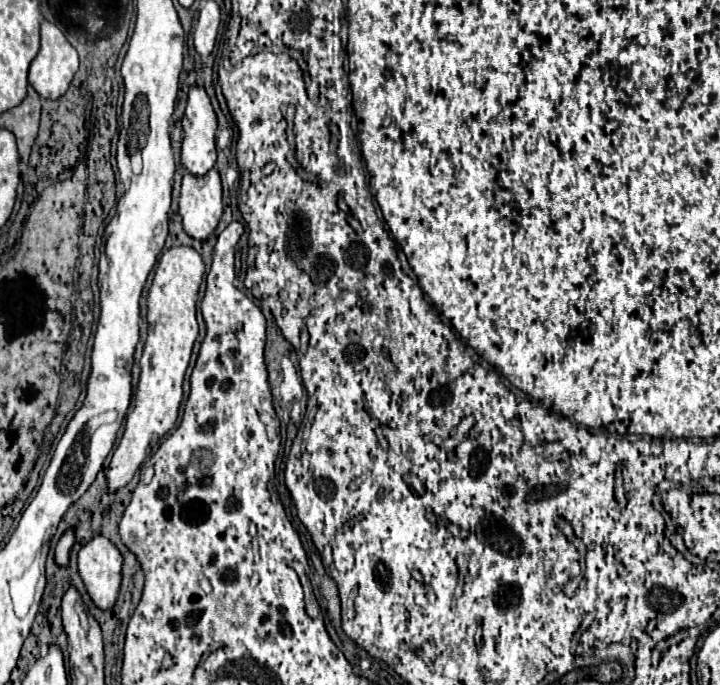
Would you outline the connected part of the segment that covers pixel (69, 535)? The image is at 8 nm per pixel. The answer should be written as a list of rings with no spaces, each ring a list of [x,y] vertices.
[[[68,530],[68,532],[60,538],[60,542],[58,542],[58,546],[56,546],[56,562],[58,562],[58,564],[62,564],[62,566],[68,564],[68,552],[70,552],[72,544],[74,544],[74,532]]]

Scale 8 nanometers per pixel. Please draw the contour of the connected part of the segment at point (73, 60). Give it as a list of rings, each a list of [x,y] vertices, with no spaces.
[[[42,20],[42,46],[30,64],[30,86],[48,100],[58,100],[78,70],[78,52],[48,20]]]

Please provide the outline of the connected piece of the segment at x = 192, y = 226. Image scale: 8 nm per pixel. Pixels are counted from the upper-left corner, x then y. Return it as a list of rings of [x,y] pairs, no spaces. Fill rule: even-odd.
[[[214,168],[202,178],[184,174],[180,216],[184,232],[194,240],[206,240],[216,230],[222,216],[222,186]]]

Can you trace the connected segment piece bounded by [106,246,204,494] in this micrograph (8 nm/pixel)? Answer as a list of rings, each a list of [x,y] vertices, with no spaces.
[[[176,246],[166,250],[156,266],[154,282],[148,290],[148,338],[140,360],[142,374],[136,390],[134,410],[126,416],[124,436],[114,450],[106,472],[108,494],[118,492],[134,478],[140,464],[152,452],[152,446],[176,424],[182,402],[182,382],[190,362],[194,340],[198,336],[196,302],[202,278],[204,262],[200,254],[188,246]]]

